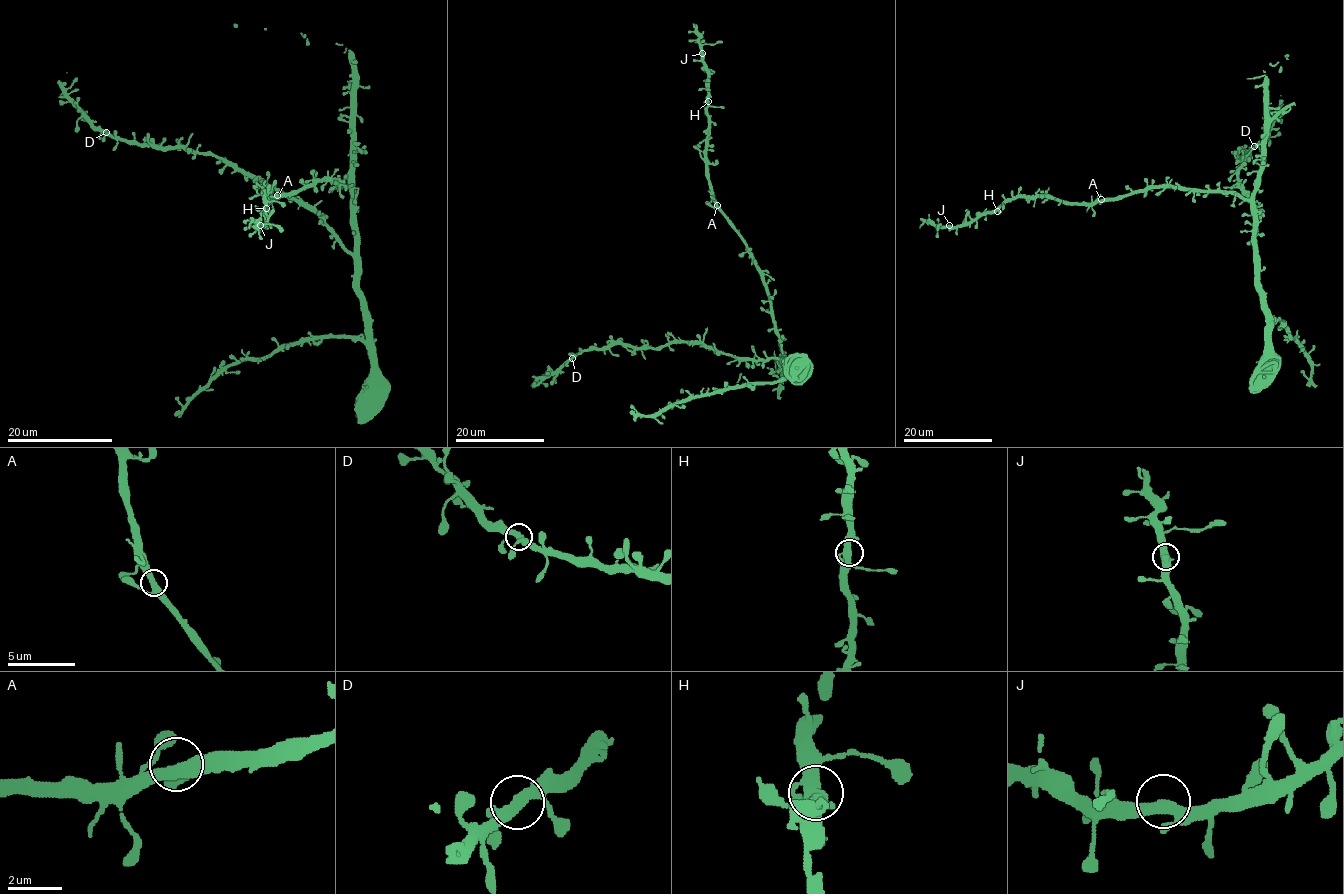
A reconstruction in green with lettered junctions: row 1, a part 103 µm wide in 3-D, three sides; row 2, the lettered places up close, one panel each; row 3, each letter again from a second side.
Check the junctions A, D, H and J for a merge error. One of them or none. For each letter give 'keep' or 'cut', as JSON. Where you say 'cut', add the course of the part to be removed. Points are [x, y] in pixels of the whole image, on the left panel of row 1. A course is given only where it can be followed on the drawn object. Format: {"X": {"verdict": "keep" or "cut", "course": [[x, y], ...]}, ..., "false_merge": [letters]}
{"A": {"verdict": "keep"}, "D": {"verdict": "keep"}, "H": {"verdict": "keep"}, "J": {"verdict": "keep"}, "false_merge": []}

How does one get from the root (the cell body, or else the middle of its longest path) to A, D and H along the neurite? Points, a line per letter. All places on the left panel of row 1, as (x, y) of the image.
A: (352, 198), (347, 186), (334, 181), (318, 181), (295, 193), (277, 195)
D: (352, 198), (355, 249), (349, 252), (312, 211), (214, 156), (191, 153), (182, 148), (128, 144), (106, 132)
H: (352, 198), (351, 190), (341, 183), (318, 181), (274, 199), (268, 199), (265, 191), (266, 208)

